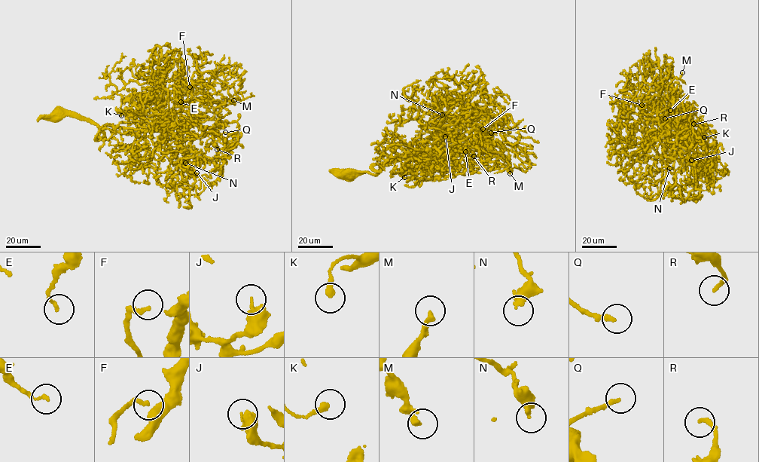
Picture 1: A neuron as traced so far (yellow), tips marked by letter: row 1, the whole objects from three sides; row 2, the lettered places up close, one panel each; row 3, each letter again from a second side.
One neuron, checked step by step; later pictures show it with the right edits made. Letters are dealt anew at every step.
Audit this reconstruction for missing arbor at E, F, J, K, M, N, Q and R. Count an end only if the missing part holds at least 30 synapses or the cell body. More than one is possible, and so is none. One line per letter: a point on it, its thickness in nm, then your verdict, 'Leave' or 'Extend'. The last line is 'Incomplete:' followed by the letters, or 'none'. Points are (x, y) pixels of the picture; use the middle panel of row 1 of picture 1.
E: Place: (465, 151). Thickness 140 nm. Leave
F: Place: (483, 129). Thickness 200 nm. Extend
J: Place: (445, 136). Thickness 400 nm. Leave
K: Place: (404, 177). Thickness 240 nm. Leave
M: Place: (510, 173). Thickness 180 nm. Extend
N: Place: (442, 114). Thickness 360 nm. Leave
Q: Place: (491, 133). Thickness 200 nm. Leave
R: Place: (473, 156). Thickness 170 nm. Leave
Incomplete: F, M

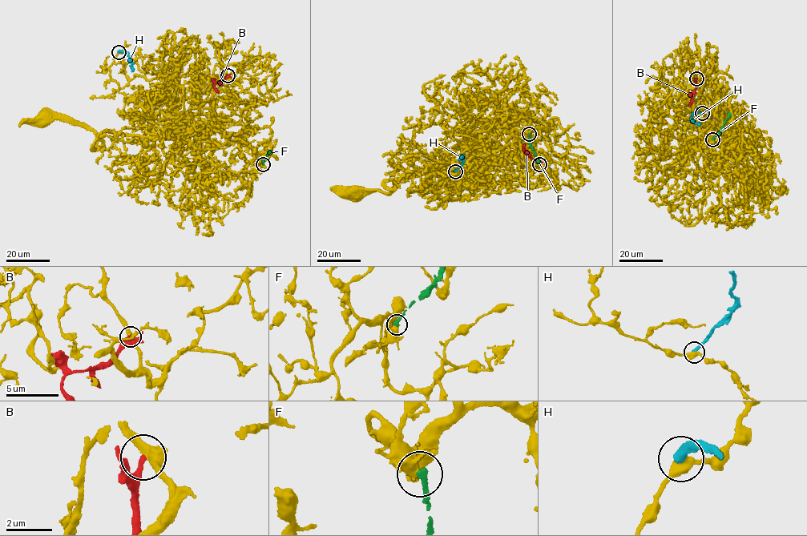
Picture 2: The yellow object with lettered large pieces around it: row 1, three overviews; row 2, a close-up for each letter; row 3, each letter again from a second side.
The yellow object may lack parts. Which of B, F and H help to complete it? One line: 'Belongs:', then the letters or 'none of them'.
Belongs: none of them

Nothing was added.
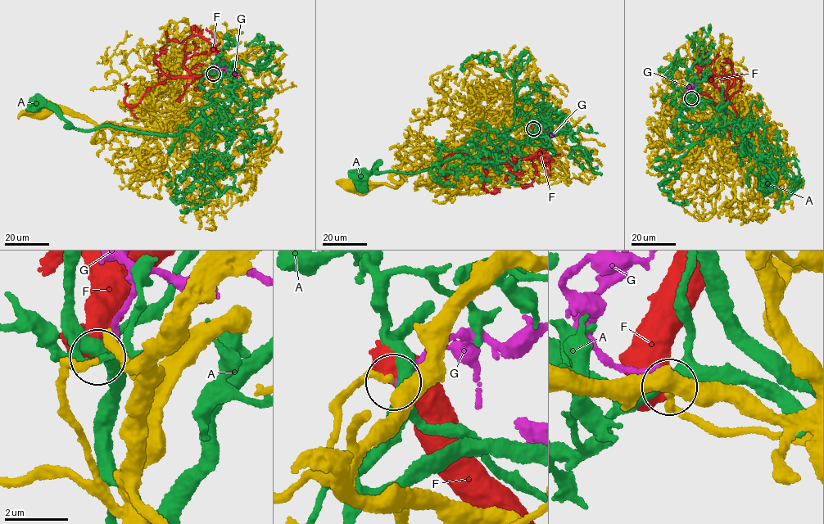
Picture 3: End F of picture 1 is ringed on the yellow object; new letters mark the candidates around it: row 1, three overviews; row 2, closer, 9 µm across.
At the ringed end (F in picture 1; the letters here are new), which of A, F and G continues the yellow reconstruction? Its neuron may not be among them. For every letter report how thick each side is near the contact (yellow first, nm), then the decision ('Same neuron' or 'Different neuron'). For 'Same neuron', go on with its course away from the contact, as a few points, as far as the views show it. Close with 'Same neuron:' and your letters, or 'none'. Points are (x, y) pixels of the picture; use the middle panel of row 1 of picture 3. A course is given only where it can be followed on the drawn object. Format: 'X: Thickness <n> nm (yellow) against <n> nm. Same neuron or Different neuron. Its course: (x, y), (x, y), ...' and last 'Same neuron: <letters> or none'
A: Thickness 200 nm (yellow) against 400 nm. Different neuron
F: Thickness 240 nm (yellow) against 600 nm. Different neuron
G: Thickness 200 nm (yellow) against 440 nm. Same neuron. Its course: (532, 128), (544, 124), (550, 134), (554, 136)
Same neuron: G

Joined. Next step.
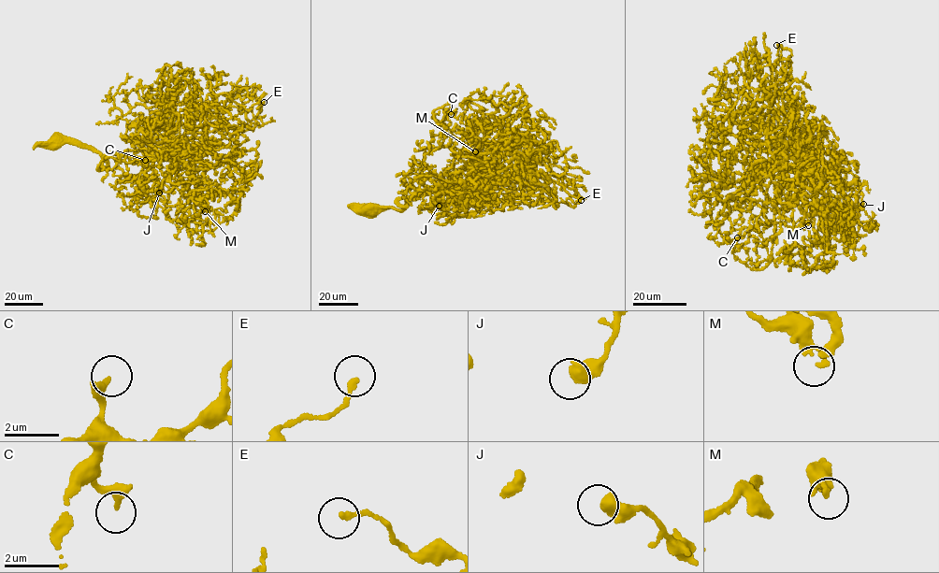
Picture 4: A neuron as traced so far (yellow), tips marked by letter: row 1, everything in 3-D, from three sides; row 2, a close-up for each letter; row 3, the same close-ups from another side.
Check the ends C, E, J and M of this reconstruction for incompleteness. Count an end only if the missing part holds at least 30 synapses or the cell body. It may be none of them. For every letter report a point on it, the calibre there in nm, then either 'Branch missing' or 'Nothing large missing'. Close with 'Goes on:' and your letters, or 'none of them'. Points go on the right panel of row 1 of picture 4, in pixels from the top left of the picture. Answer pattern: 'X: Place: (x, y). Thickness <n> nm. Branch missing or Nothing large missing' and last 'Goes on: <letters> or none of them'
C: Place: (737, 237). Thickness 200 nm. Nothing large missing
E: Place: (776, 45). Thickness 180 nm. Nothing large missing
J: Place: (863, 204). Thickness 550 nm. Nothing large missing
M: Place: (808, 225). Thickness 160 nm. Nothing large missing
Goes on: none of them

